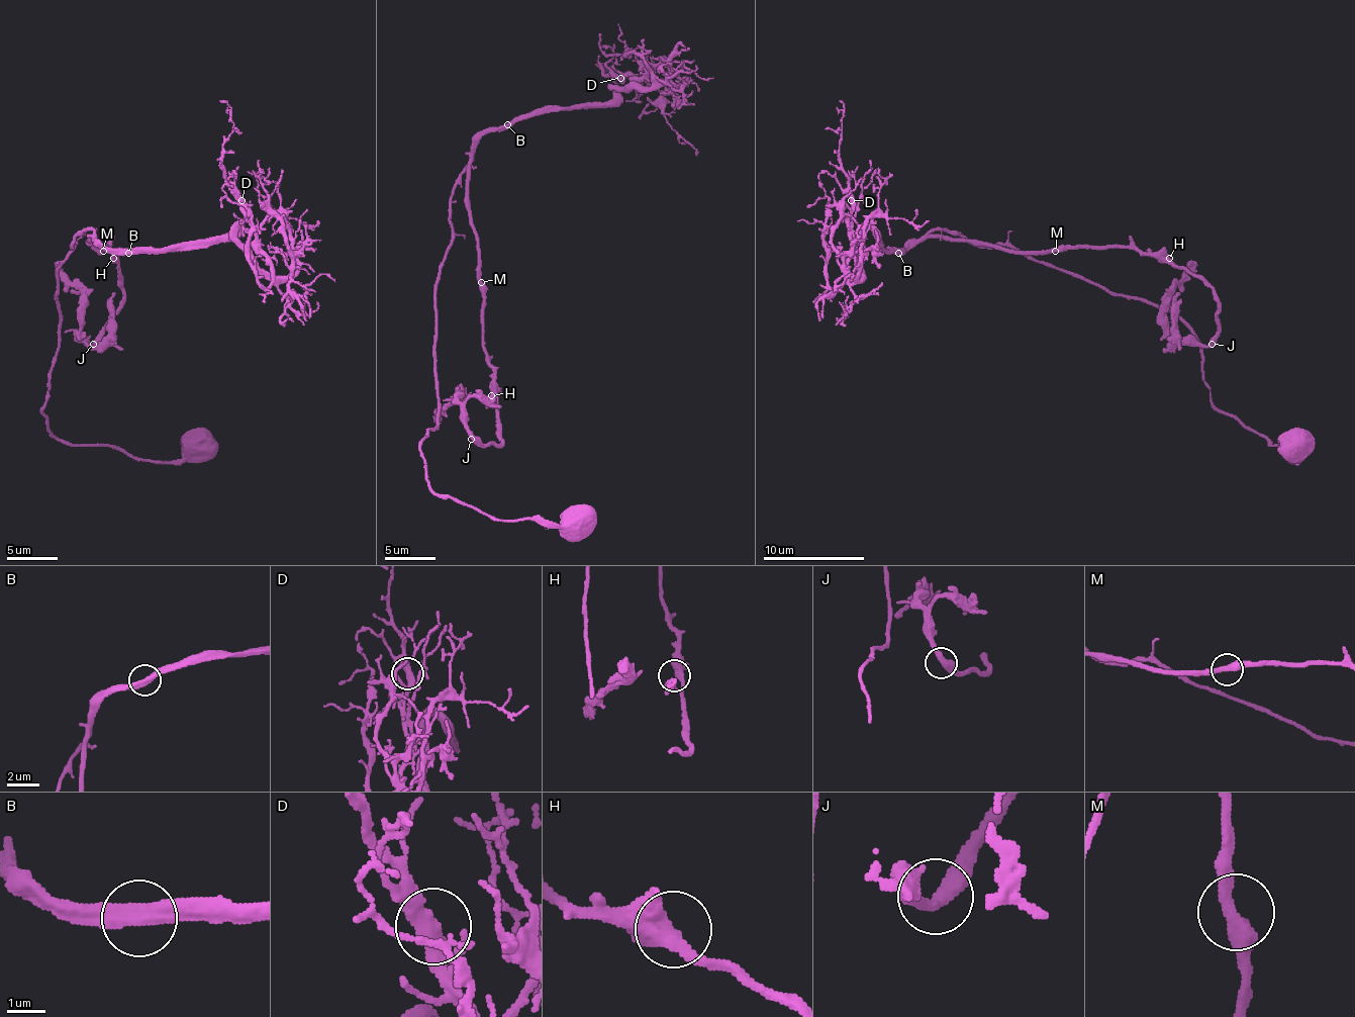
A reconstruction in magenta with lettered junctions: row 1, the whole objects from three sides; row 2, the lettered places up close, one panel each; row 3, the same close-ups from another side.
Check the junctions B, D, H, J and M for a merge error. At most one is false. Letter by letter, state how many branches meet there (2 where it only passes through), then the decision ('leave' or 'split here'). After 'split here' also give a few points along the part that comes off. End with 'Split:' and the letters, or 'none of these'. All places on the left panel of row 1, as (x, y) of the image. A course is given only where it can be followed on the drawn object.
B: branches 2; leave
D: branches 2; leave
H: branches 2; leave
J: branches 2; leave
M: branches 2; leave
Split: none of these

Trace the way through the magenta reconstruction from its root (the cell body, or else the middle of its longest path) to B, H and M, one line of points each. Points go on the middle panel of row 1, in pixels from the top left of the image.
B: (580, 520), (494, 520), (439, 496), (420, 454), (439, 410), (436, 279), (451, 191), (471, 149), (506, 125)
H: (580, 520), (494, 520), (439, 496), (425, 476), (436, 279), (451, 191), (471, 163), (491, 395)
M: (580, 520), (494, 520), (428, 484), (436, 279), (451, 191), (471, 163), (481, 282)

